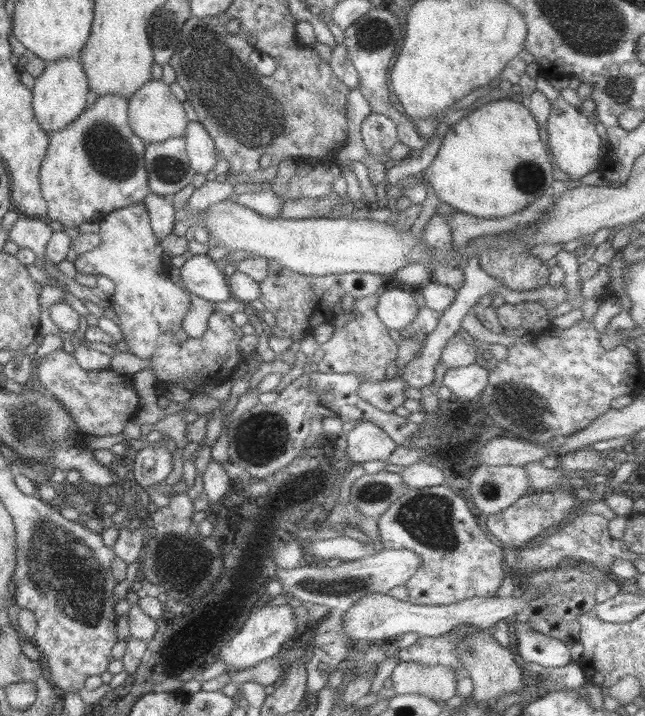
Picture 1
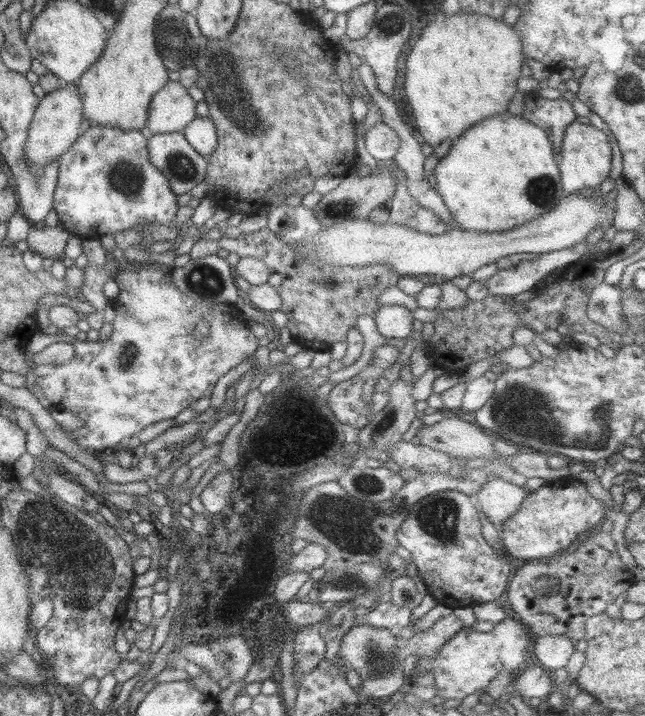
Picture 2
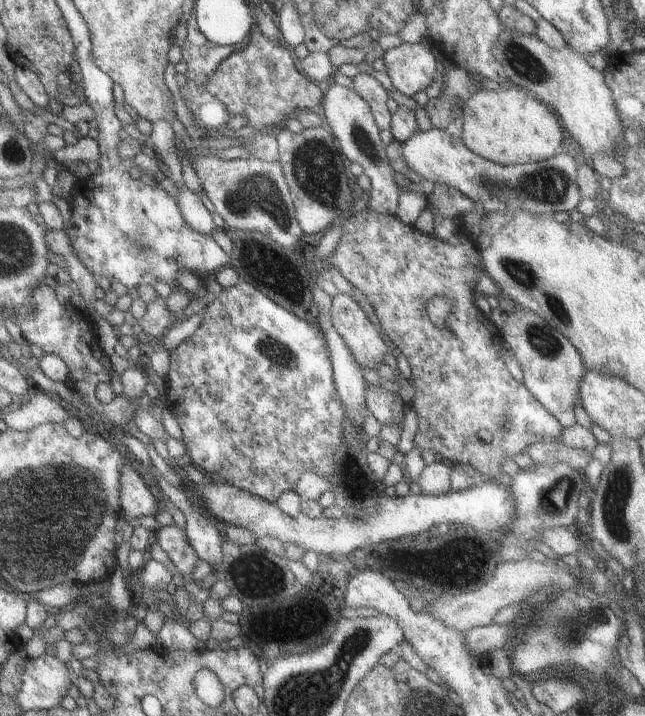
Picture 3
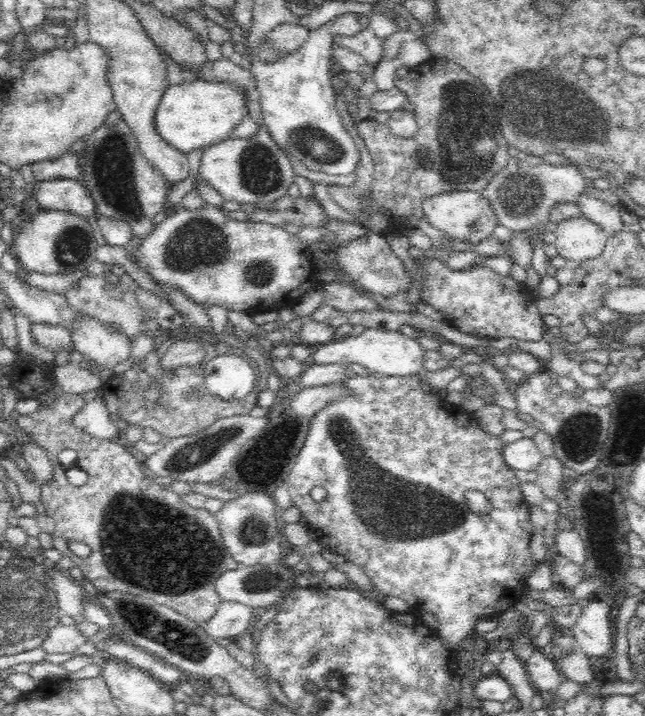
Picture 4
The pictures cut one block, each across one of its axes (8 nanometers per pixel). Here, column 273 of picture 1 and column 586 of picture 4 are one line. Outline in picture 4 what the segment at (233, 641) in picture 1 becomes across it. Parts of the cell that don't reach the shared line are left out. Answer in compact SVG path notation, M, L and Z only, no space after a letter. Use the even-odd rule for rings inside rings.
M596 598L582 608L579 619L569 632L580 643L585 655L604 656L614 648L610 614L612 605Z

